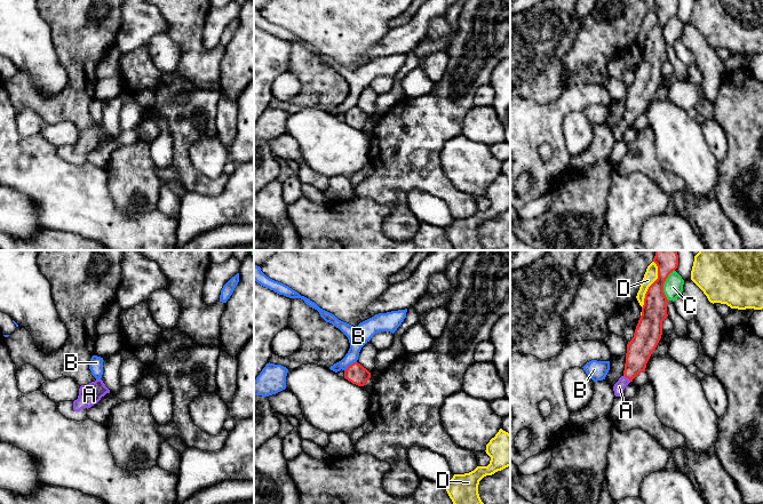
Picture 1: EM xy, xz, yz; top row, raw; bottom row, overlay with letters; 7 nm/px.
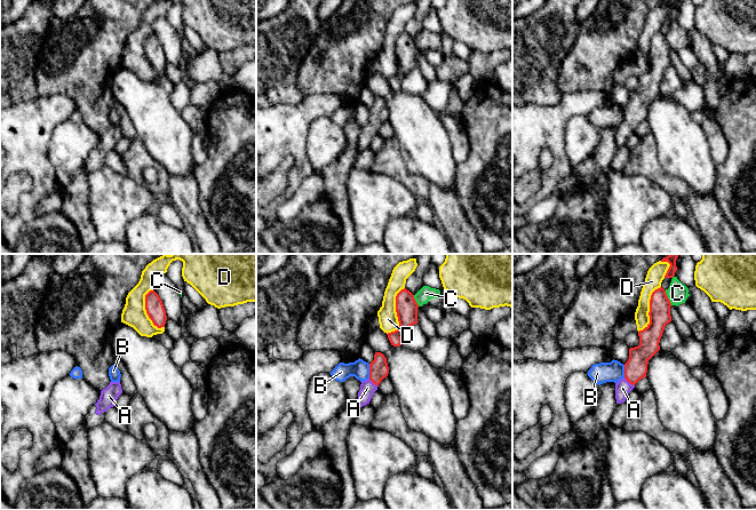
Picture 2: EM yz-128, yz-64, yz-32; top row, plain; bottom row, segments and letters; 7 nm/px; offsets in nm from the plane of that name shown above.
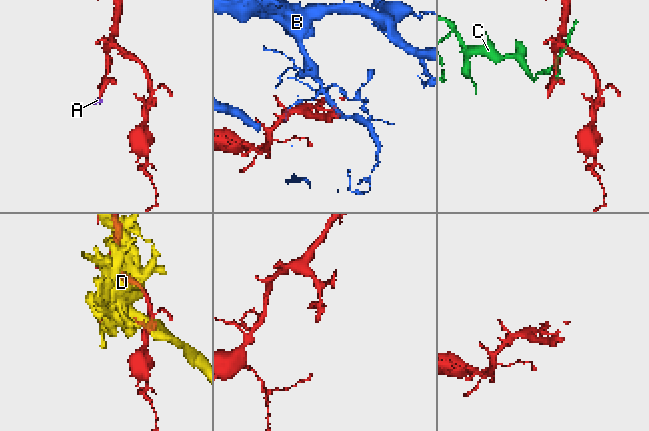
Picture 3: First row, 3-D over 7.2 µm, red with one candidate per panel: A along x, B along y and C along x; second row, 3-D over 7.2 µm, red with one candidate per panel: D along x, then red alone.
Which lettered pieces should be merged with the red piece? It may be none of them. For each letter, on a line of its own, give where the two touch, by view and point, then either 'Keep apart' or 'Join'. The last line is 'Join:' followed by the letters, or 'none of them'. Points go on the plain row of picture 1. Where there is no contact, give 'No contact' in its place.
A: Touches red at yz (627, 121). Join
B: Touches red at xz (350, 109). Keep apart
C: Touches red at yz (662, 29). Keep apart
D: Touches red at yz (651, 29). Keep apart
Join: A

